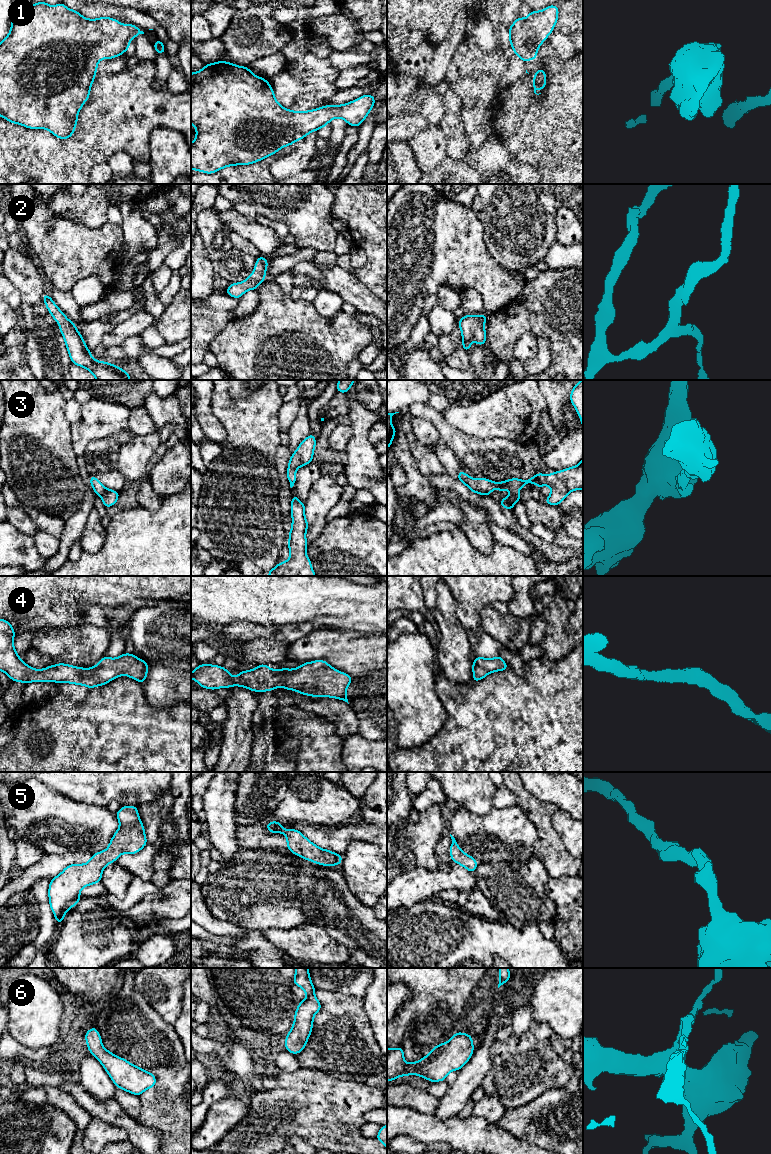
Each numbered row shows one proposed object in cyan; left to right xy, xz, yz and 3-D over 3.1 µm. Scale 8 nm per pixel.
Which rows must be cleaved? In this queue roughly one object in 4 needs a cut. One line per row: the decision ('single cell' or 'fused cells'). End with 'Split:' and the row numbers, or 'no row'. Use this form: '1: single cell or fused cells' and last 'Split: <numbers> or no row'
1: single cell
2: single cell
3: single cell
4: single cell
5: single cell
6: single cell
Split: no row

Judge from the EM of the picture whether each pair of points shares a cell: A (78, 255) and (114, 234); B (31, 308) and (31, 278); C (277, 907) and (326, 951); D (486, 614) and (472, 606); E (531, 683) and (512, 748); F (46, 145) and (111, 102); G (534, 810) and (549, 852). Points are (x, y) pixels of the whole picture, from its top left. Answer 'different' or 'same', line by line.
A: same
B: same
C: different
D: different
E: same
F: same
G: same

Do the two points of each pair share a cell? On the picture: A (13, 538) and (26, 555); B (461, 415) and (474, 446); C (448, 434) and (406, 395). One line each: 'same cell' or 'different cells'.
A: same cell
B: different cells
C: different cells

